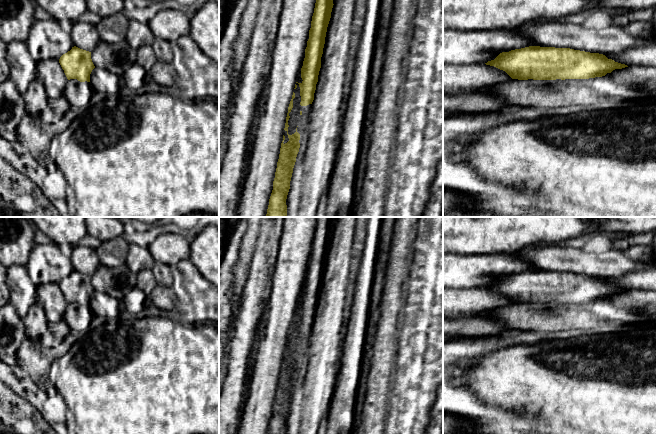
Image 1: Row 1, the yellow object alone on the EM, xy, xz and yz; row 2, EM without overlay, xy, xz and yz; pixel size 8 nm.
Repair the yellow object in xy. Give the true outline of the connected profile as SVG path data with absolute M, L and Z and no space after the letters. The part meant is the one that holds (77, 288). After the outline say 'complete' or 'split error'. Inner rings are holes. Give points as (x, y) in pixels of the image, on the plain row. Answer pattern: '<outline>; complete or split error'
M74 270L60 281L59 287L68 304L77 303L80 306L90 306L90 298L95 292L91 276Z; complete

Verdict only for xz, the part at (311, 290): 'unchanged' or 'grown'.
unchanged

